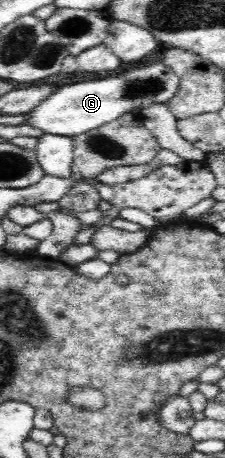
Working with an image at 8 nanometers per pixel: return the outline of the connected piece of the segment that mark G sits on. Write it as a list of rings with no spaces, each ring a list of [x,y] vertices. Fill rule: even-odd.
[[[145,63],[140,68],[126,71],[122,76],[92,78],[88,82],[68,86],[60,84],[54,94],[28,112],[26,124],[40,128],[46,134],[75,137],[114,122],[128,112],[139,114],[146,106],[167,103],[178,92],[178,86],[179,76],[164,63]]]

